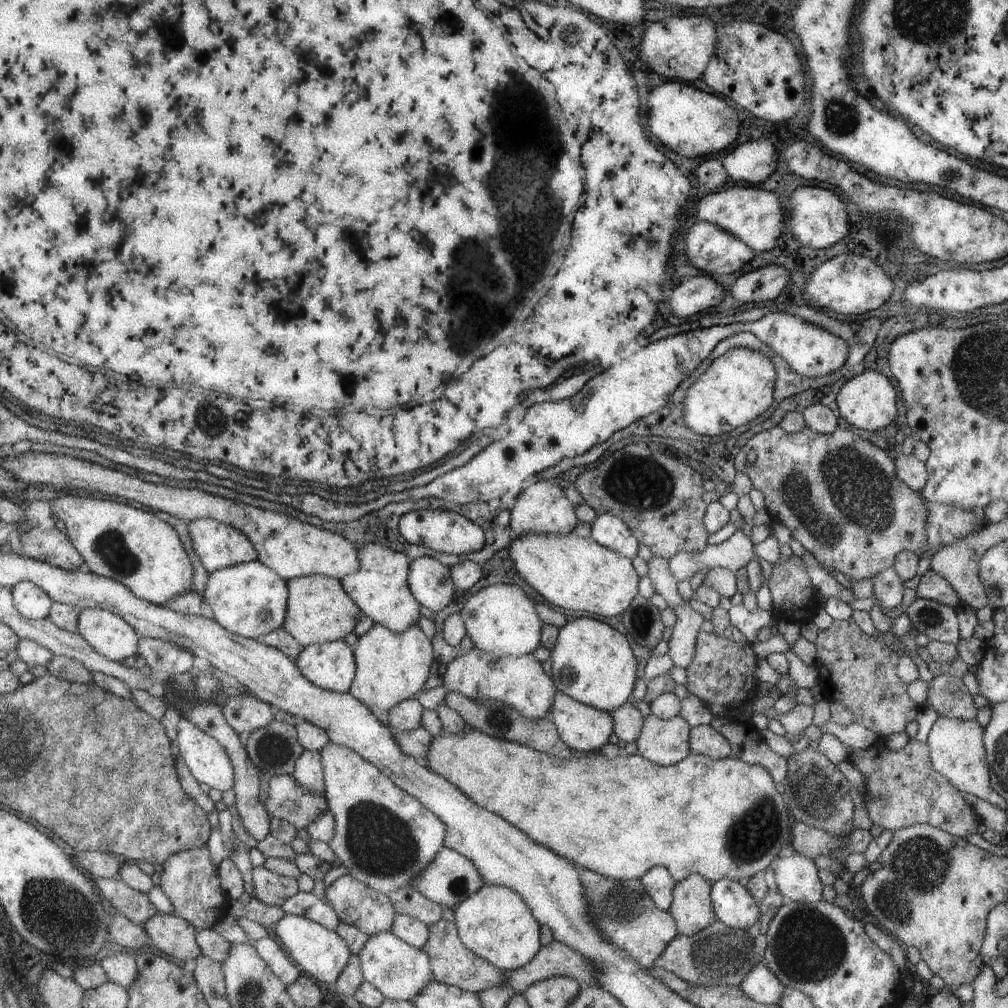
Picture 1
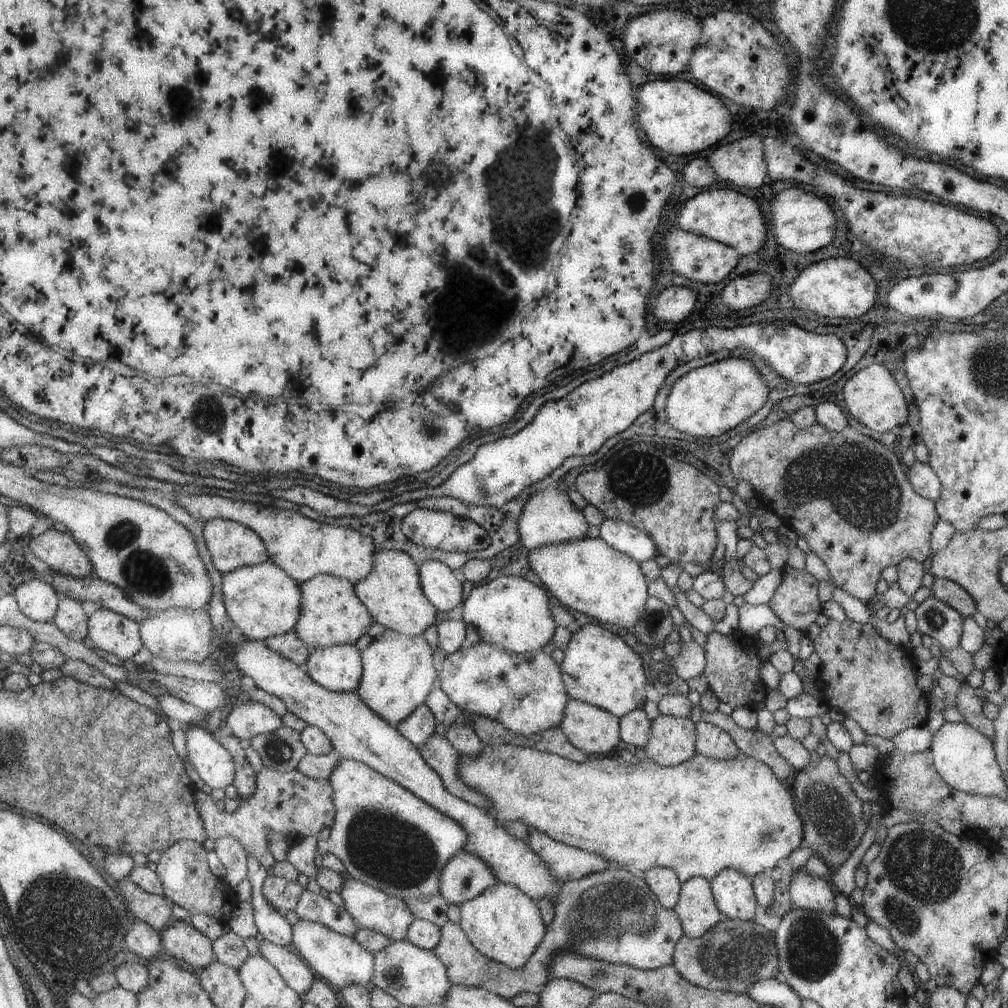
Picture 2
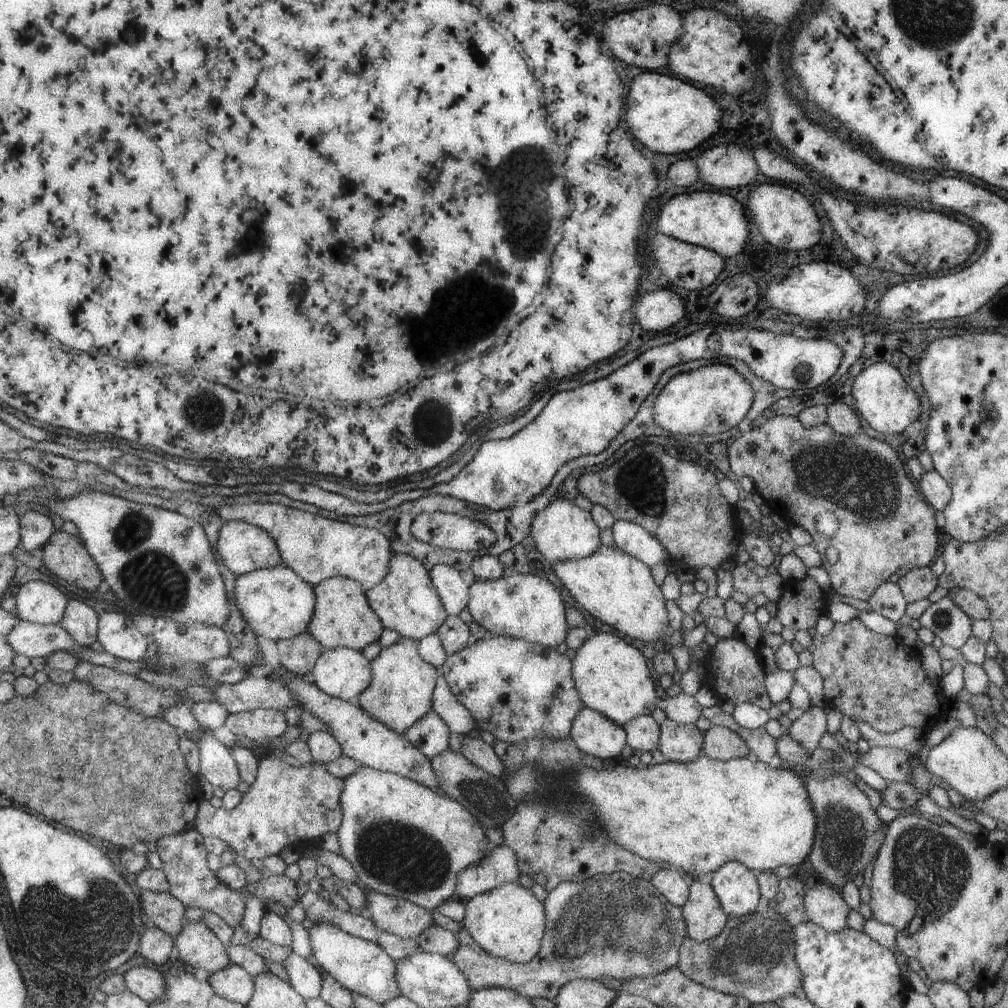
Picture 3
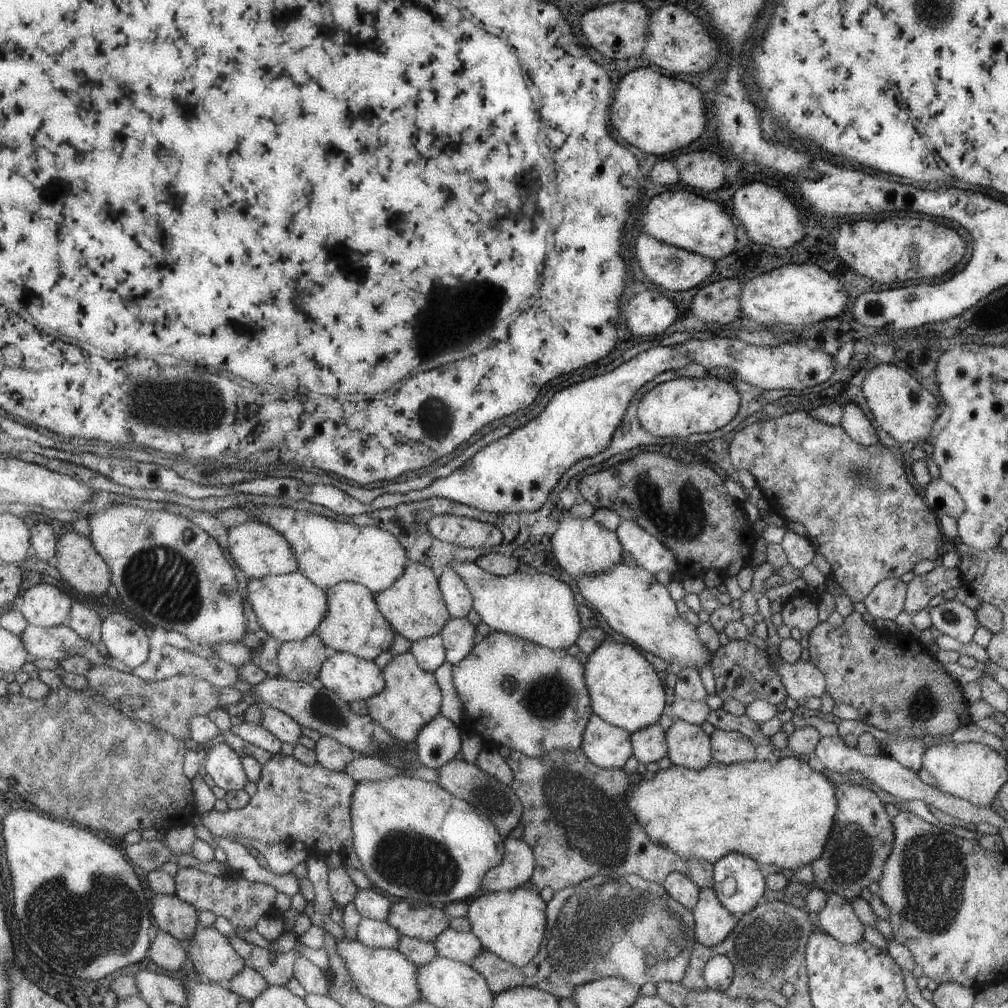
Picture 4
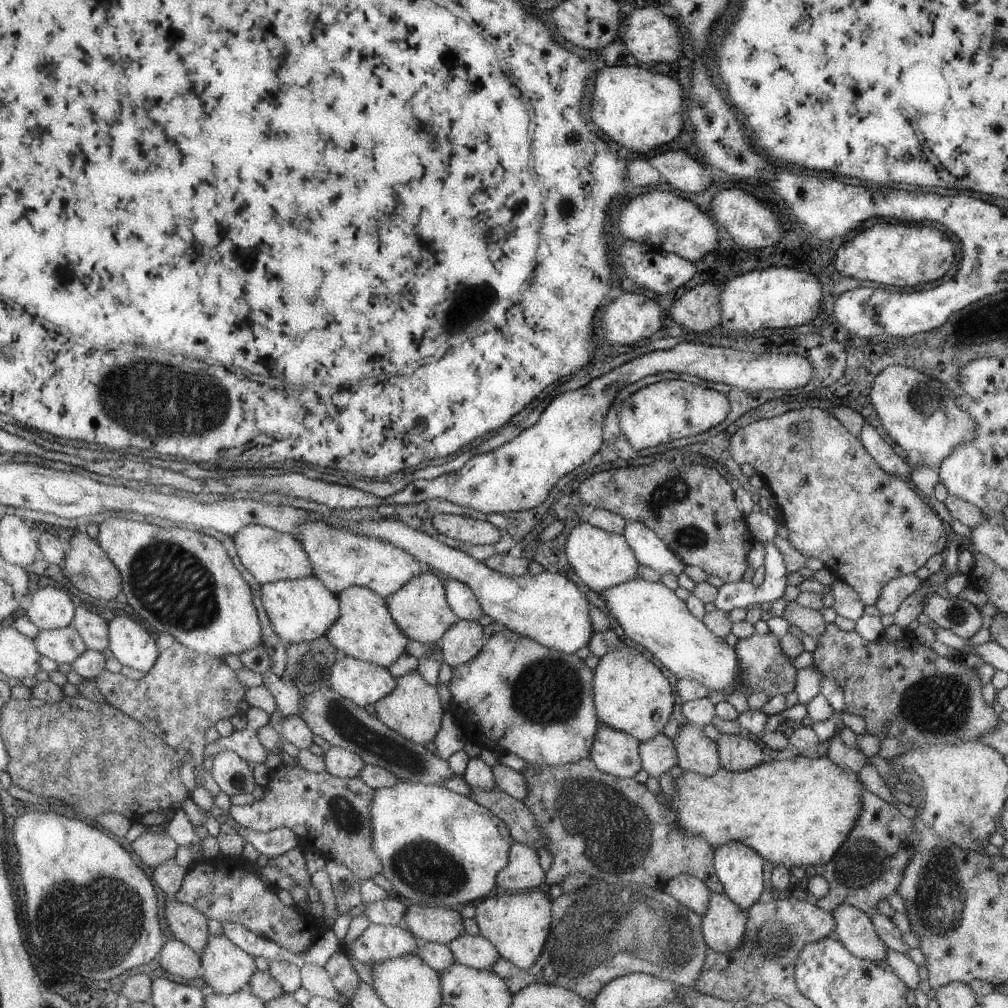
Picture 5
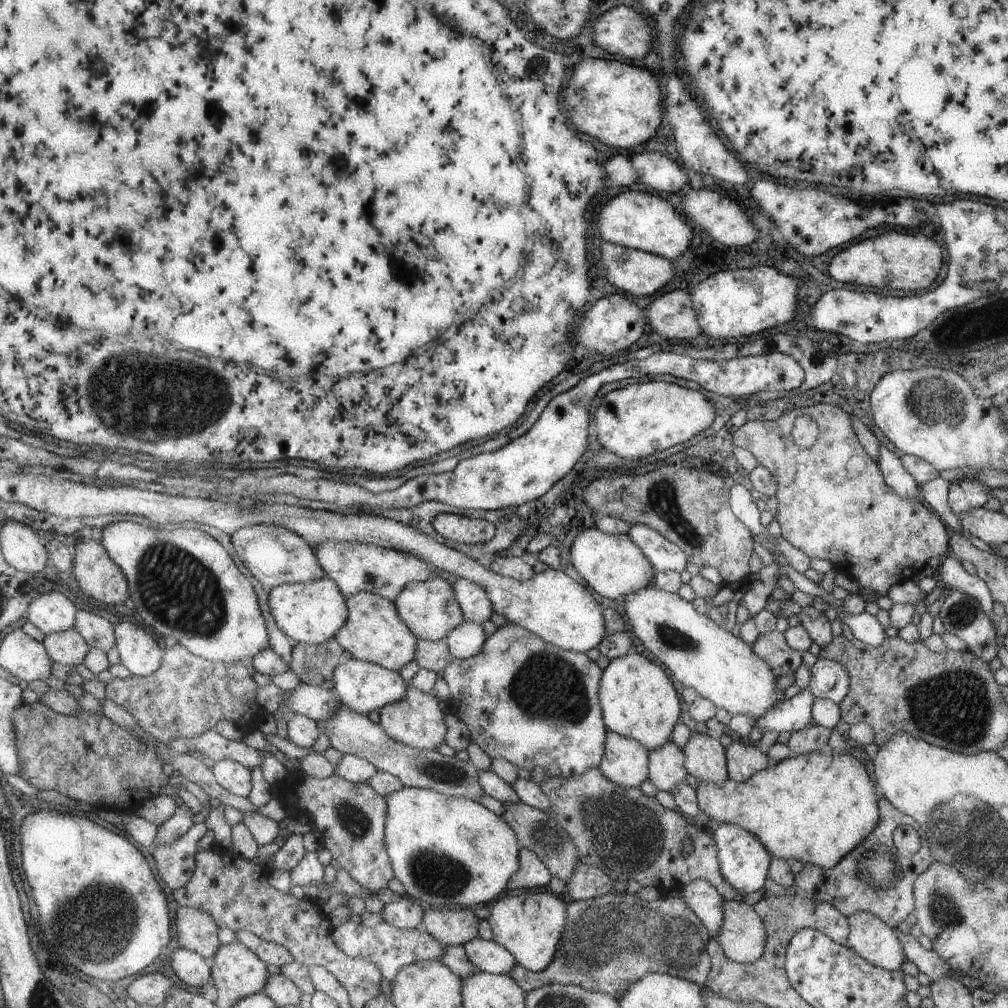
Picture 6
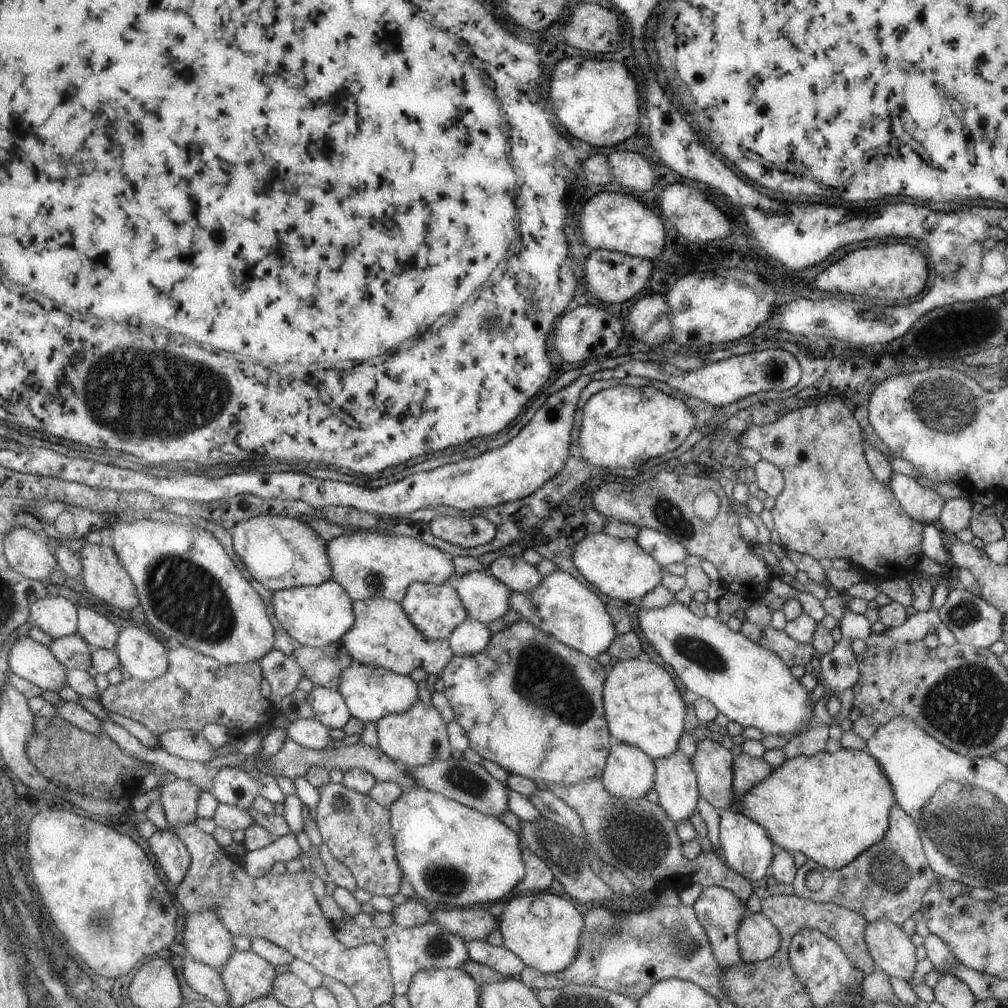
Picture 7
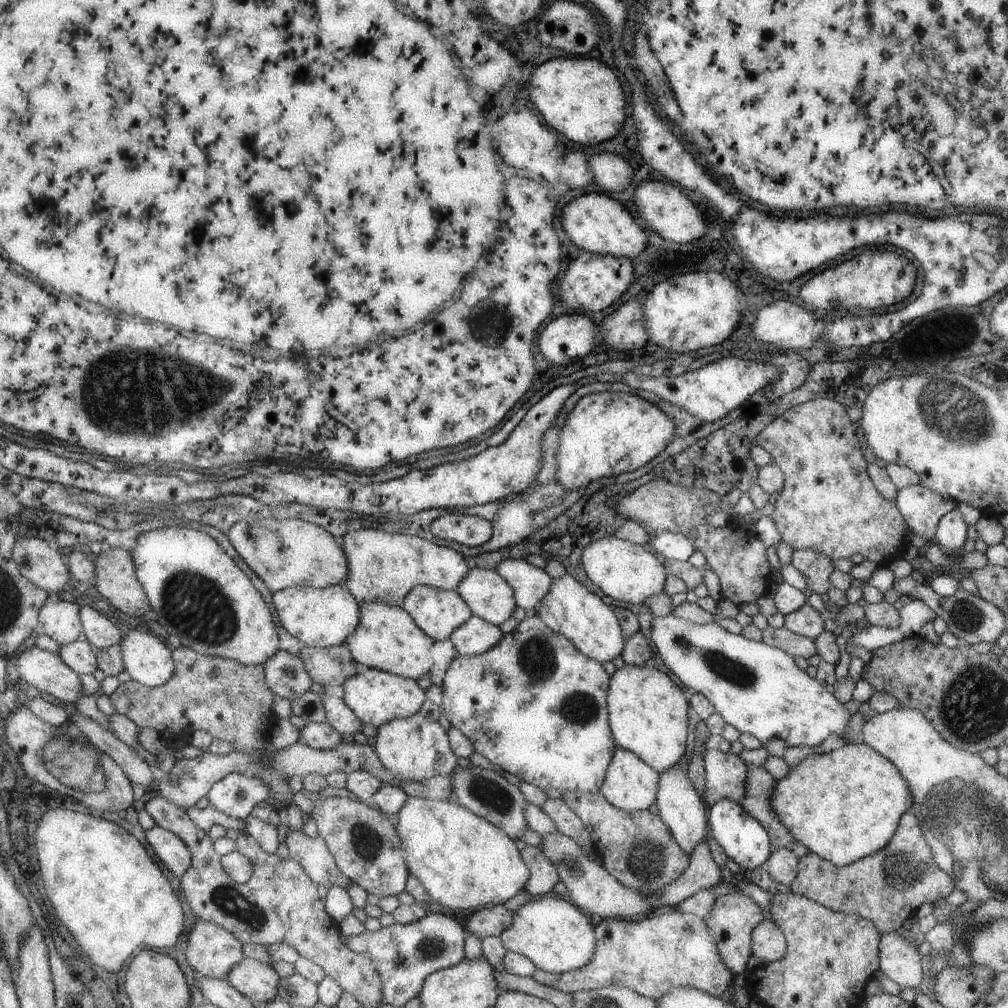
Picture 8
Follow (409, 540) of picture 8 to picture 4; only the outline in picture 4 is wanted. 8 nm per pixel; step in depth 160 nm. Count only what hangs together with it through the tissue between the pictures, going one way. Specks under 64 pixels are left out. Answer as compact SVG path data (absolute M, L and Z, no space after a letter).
M244 506L256 521L268 524L290 544L298 571L325 590L341 581L359 583L374 595L391 586L410 563L403 547L387 531L357 527L293 507Z

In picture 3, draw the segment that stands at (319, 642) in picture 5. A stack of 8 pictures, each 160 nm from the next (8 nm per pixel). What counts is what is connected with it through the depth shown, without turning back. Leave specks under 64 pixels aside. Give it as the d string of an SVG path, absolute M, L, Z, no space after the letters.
M307 632L288 639L279 639L275 643L281 666L300 677L313 668L319 653L323 651L322 646Z

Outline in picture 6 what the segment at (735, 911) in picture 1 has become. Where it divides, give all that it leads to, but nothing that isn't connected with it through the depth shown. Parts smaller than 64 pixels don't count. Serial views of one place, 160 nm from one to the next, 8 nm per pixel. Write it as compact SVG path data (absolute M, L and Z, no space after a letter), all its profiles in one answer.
M721 823L709 828L714 838L719 872L723 880L743 897L763 888L770 860L773 858L766 848L750 832L734 824Z

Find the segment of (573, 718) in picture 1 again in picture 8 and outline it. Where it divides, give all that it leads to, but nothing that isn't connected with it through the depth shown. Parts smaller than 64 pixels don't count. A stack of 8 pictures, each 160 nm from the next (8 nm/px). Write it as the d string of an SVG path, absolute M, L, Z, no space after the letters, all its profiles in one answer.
M616 747L599 787L599 792L604 799L615 808L633 812L649 808L655 802L657 791L658 772L635 756L633 752Z

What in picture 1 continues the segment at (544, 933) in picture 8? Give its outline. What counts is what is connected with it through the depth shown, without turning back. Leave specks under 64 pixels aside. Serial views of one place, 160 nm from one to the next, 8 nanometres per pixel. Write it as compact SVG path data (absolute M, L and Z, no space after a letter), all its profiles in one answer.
M482 884L453 908L456 931L467 950L506 971L522 967L540 949L540 924L531 916L521 897L510 888Z

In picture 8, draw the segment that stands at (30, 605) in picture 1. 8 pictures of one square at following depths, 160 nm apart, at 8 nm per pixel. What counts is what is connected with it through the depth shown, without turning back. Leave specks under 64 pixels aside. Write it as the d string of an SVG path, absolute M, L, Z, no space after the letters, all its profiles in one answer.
M54 598L43 603L39 611L41 633L52 638L60 646L73 643L81 634L82 622L77 616L75 603Z

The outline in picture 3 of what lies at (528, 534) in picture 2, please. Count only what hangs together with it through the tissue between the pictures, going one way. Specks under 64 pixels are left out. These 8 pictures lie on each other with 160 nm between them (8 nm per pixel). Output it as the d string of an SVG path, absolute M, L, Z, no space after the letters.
M554 498L532 518L530 537L535 550L549 562L580 559L589 556L599 545L599 528L593 522L589 511L565 498Z

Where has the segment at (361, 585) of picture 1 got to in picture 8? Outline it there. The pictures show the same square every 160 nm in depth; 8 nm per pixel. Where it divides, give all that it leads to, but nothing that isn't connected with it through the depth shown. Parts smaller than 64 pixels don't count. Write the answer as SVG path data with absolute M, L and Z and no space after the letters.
M415 585L404 596L401 608L434 641L442 641L471 615L469 607L455 590Z

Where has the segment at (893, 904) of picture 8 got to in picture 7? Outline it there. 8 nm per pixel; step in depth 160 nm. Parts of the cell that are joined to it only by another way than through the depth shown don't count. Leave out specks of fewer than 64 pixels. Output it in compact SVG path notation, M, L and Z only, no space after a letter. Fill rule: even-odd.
M897 803L889 809L888 817L888 827L883 838L866 848L863 852L860 852L859 856L849 861L849 864L831 870L813 862L811 859L807 859L800 868L796 869L792 882L794 894L816 903L830 902L842 906L847 908L847 910L860 914L866 922L887 919L894 925L901 927L902 922L910 918L915 910L920 910L923 893L927 890L927 887L930 887L930 884L937 878L938 874L929 866L928 860L924 855L924 847L920 841L921 834L915 821L906 812L903 812L897 806ZM809 870L817 870L823 876L822 886L816 892L809 890L805 886L803 877Z

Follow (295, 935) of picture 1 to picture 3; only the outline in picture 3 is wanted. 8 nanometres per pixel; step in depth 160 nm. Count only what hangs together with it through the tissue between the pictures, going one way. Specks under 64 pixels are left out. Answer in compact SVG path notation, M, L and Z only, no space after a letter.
M314 923L306 931L315 962L322 968L323 974L331 975L343 988L379 1004L399 995L394 981L393 961L374 942L351 936L329 923Z

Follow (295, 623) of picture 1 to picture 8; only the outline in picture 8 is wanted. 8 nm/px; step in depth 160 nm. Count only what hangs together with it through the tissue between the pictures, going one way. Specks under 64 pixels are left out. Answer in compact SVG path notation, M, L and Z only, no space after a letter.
M377 601L358 605L359 624L344 643L352 659L359 665L416 680L423 674L431 674L431 670L439 670L443 674L451 660L458 655L448 638L442 641L429 638L401 607Z

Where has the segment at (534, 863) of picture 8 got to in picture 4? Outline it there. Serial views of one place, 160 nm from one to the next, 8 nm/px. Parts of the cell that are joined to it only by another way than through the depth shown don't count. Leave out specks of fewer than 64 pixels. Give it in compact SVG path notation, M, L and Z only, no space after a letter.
M505 838L502 859L483 875L479 888L485 892L506 891L527 882L534 867L531 849L521 839Z

